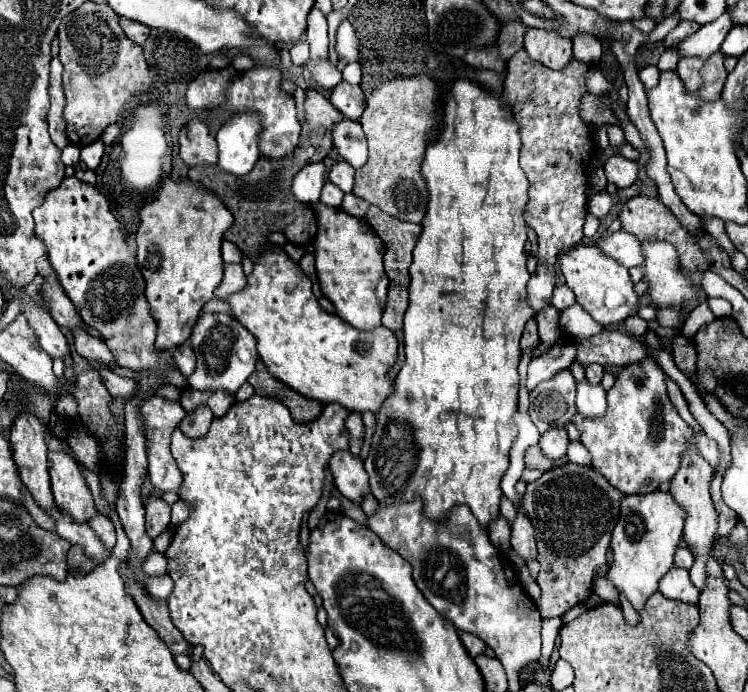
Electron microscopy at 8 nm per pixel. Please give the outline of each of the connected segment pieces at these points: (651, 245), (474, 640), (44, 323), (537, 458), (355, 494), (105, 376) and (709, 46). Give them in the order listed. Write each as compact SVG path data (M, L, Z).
M644 242L642 244L646 262L642 266L644 280L648 280L648 294L656 308L684 306L690 312L692 302L698 300L696 290L684 276L678 264L676 248L668 242Z
M462 632L462 634L460 634L460 640L462 640L464 648L468 650L468 654L470 654L472 658L480 656L480 654L486 650L486 644L484 644L478 636L472 636L472 634L468 634L468 632Z
M26 298L22 304L22 312L30 320L30 326L38 334L40 346L52 356L52 358L64 358L70 354L68 340L62 334L60 326L52 320L50 314L46 314L32 298Z
M536 444L536 446L530 446L530 448L528 448L524 460L526 460L526 468L538 468L538 470L544 470L544 472L546 472L546 470L550 470L550 468L554 468L554 466L564 466L564 464L568 462L568 456L562 456L562 458L558 458L558 460L550 460L550 458L546 458L546 456L542 454L540 446Z
M340 450L332 456L330 472L334 474L334 484L338 492L354 504L360 504L364 496L370 492L364 462L348 450Z
M100 368L98 372L100 372L100 378L102 378L104 386L108 388L108 392L112 396L128 396L128 392L136 390L136 382L130 380L130 378L122 378L108 368Z
M724 12L720 18L716 18L710 24L704 24L698 32L682 38L680 42L676 42L672 48L680 54L680 56L700 56L700 58L708 58L714 52L720 50L720 44L724 42L726 34L732 28L732 20L730 16Z

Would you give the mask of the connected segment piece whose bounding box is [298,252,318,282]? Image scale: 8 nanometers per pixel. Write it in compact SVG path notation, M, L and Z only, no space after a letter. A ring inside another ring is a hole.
M304 254L302 256L302 260L298 262L300 264L300 268L302 268L302 272L312 280L312 282L316 282L318 278L316 278L316 268L314 268L314 254Z

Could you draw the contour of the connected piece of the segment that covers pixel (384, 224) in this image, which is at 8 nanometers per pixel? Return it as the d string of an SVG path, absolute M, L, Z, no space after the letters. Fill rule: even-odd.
M368 206L366 220L386 244L384 270L386 270L386 276L390 278L390 288L388 288L388 300L386 300L386 308L384 308L384 316L382 316L382 326L386 326L386 328L396 332L396 330L402 330L402 318L404 318L404 312L408 308L408 284L410 284L408 268L410 268L410 262L412 262L412 250L414 250L416 240L418 240L420 232L422 232L422 226L412 224L412 222L402 222L402 220L398 220L394 216L388 216L376 206Z

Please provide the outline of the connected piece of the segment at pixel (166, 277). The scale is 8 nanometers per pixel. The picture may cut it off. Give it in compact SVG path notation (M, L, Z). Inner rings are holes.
M190 180L162 182L162 188L148 198L140 210L138 268L146 282L146 300L150 314L158 324L154 346L164 352L184 344L200 316L202 306L214 296L214 288L222 282L220 244L224 232L232 226L232 214L216 196L208 196L200 184Z

